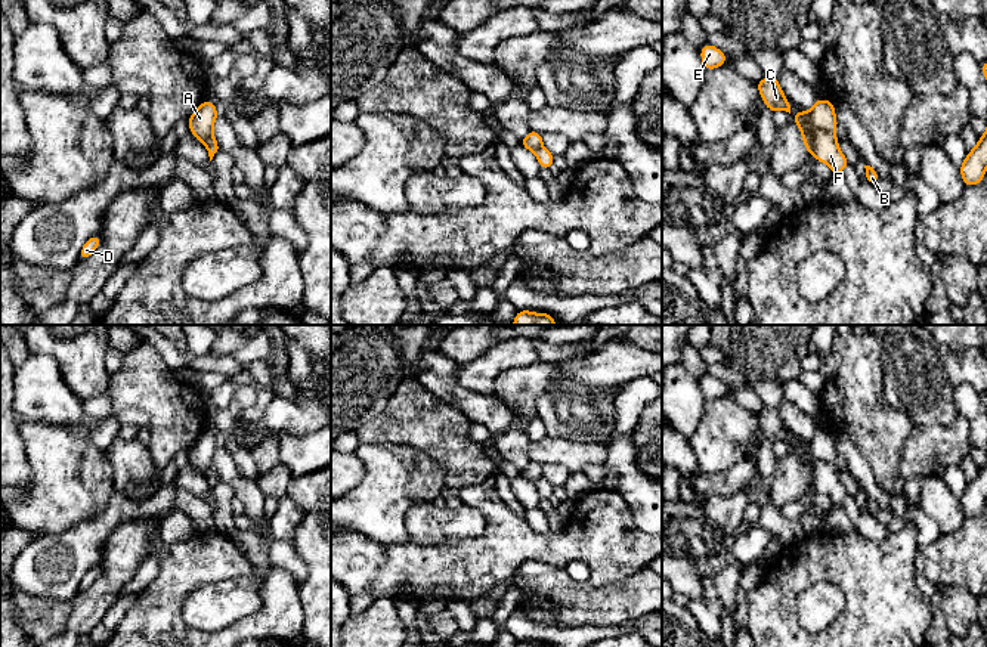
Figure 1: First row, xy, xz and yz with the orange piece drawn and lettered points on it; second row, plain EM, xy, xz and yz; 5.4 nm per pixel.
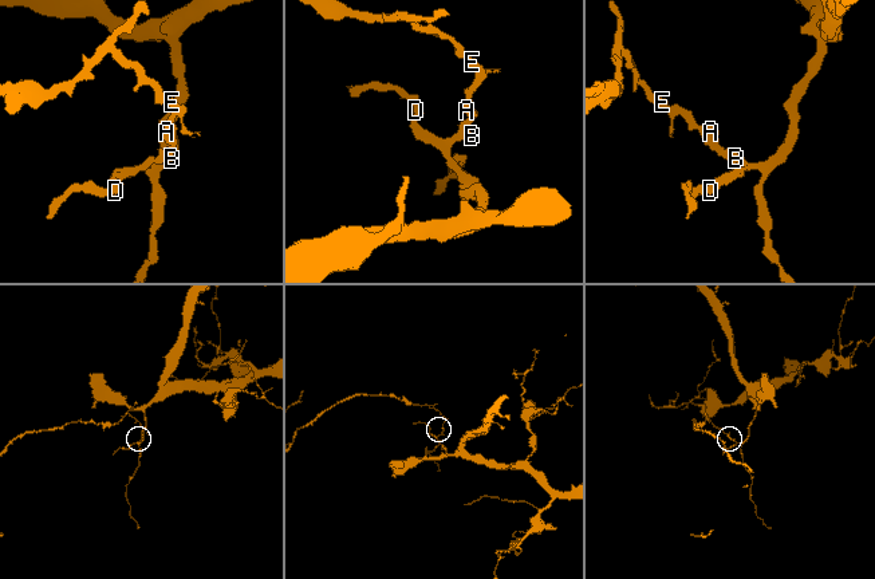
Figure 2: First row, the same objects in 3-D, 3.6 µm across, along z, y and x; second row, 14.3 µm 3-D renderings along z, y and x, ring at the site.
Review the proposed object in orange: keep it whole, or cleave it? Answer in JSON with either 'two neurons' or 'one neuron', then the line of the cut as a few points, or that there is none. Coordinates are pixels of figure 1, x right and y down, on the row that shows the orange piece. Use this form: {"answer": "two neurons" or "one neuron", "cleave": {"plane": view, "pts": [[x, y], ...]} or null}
{"answer": "two neurons", "cleave": {"plane": "yz", "pts": [[834, 129], [822, 129], [813, 139], [811, 151]]}}

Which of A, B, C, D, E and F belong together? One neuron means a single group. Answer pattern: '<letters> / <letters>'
A C E / B D F

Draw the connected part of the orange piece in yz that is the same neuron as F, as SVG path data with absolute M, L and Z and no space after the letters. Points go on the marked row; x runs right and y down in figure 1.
M820 130L813 139L816 161L827 164L833 174L839 176L850 164L838 146L835 130Z

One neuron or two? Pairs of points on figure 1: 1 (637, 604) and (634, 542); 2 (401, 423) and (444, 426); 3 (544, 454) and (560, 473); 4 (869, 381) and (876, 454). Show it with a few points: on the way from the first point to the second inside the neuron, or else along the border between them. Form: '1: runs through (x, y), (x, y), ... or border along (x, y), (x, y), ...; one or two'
1: border along (646, 566), (603, 584); two
2: runs through (411, 423), (433, 426); one
3: border along (542, 464), (562, 464), (571, 473); two
4: runs through (869, 399), (869, 421), (876, 430), (876, 436); one

